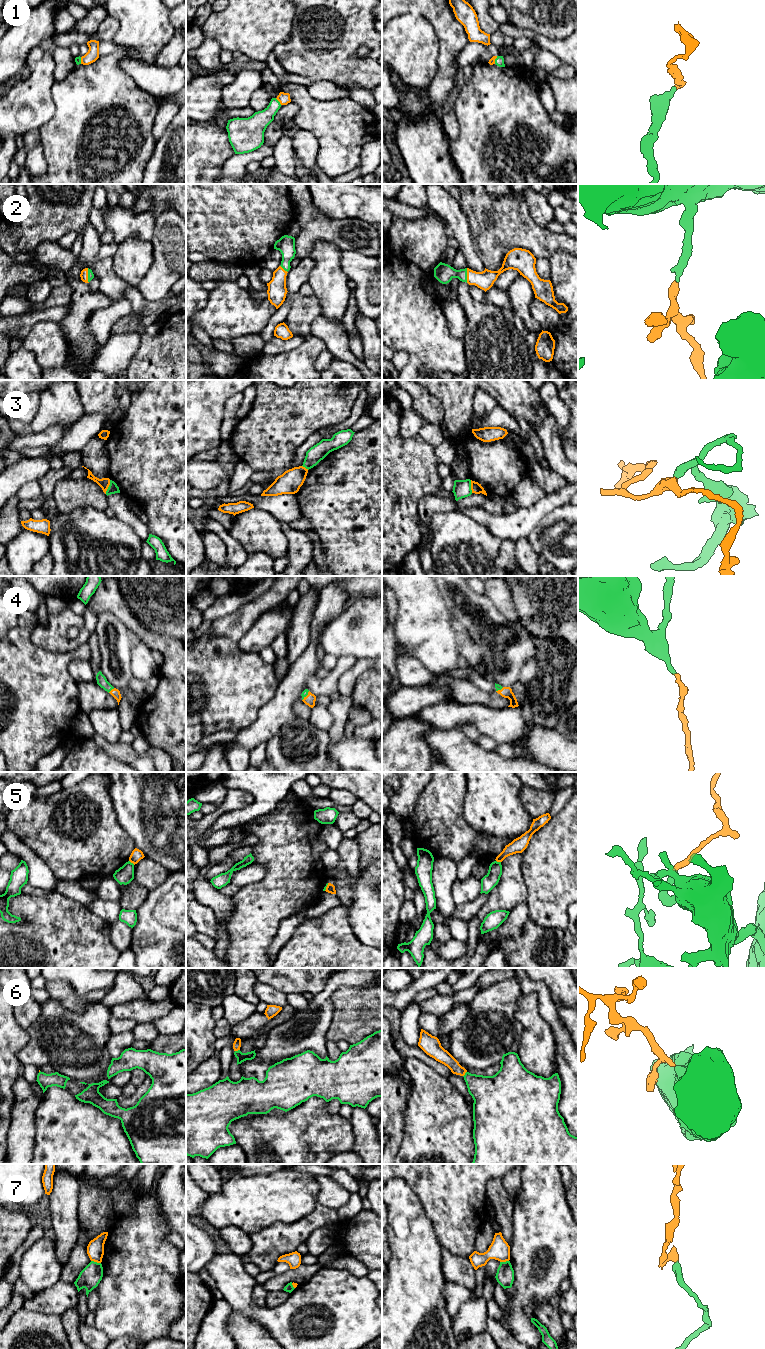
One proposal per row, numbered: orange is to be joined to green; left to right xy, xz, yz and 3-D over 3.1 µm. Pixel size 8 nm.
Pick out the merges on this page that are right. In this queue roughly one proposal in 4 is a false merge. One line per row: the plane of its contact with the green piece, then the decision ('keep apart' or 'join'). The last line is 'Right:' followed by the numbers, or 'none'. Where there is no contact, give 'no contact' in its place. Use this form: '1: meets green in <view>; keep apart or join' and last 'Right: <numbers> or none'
1: meets green in xz; join
2: meets green in yz; join
3: meets green in xy; keep apart
4: meets green in xy; join
5: meets green in xy; keep apart
6: meets green in xz; join
7: meets green in xy; keep apart
Right: 1, 2, 4, 6

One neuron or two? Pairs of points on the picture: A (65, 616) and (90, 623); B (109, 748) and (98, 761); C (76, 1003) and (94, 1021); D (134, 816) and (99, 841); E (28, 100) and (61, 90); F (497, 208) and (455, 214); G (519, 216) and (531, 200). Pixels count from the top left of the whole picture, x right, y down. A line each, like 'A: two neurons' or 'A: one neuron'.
A: two neurons
B: two neurons
C: two neurons
D: two neurons
E: two neurons
F: two neurons
G: two neurons

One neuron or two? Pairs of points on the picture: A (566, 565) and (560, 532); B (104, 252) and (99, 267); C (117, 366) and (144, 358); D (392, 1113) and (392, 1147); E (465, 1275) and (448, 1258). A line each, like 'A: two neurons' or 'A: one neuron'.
A: one neuron
B: two neurons
C: two neurons
D: one neuron
E: one neuron

